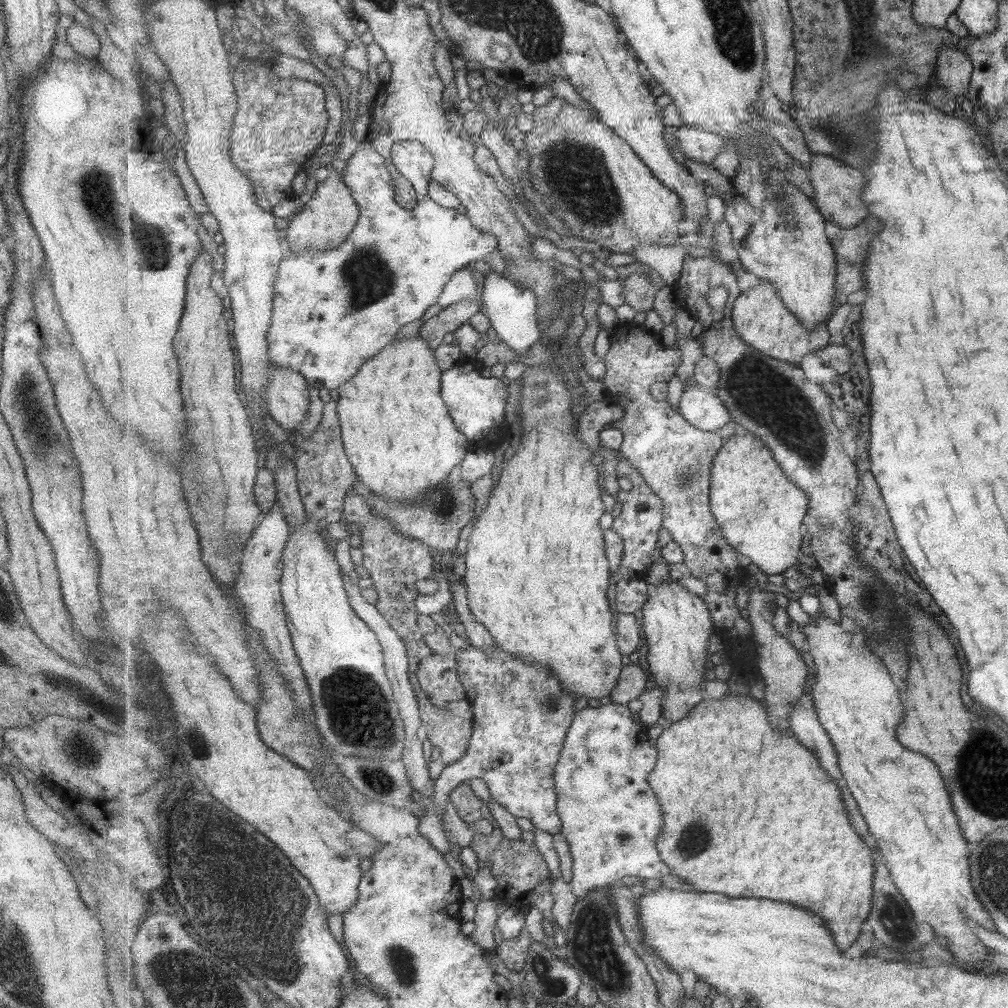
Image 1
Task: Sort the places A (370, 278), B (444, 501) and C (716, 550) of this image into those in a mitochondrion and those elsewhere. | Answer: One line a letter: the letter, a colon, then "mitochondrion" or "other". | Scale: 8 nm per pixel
A: mitochondrion
B: mitochondrion
C: other

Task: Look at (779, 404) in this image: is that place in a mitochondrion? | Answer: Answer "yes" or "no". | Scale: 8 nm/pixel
yes

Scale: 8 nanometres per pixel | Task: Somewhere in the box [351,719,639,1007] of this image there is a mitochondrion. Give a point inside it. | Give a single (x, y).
(596, 955)

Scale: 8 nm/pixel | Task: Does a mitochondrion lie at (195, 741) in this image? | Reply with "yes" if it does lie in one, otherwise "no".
yes

